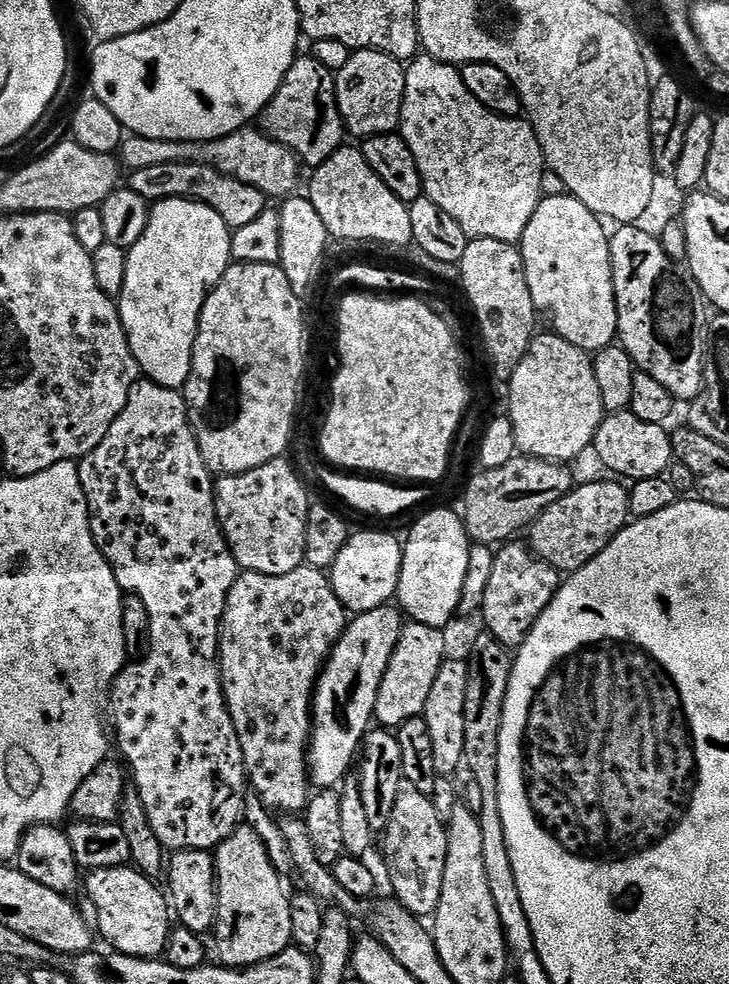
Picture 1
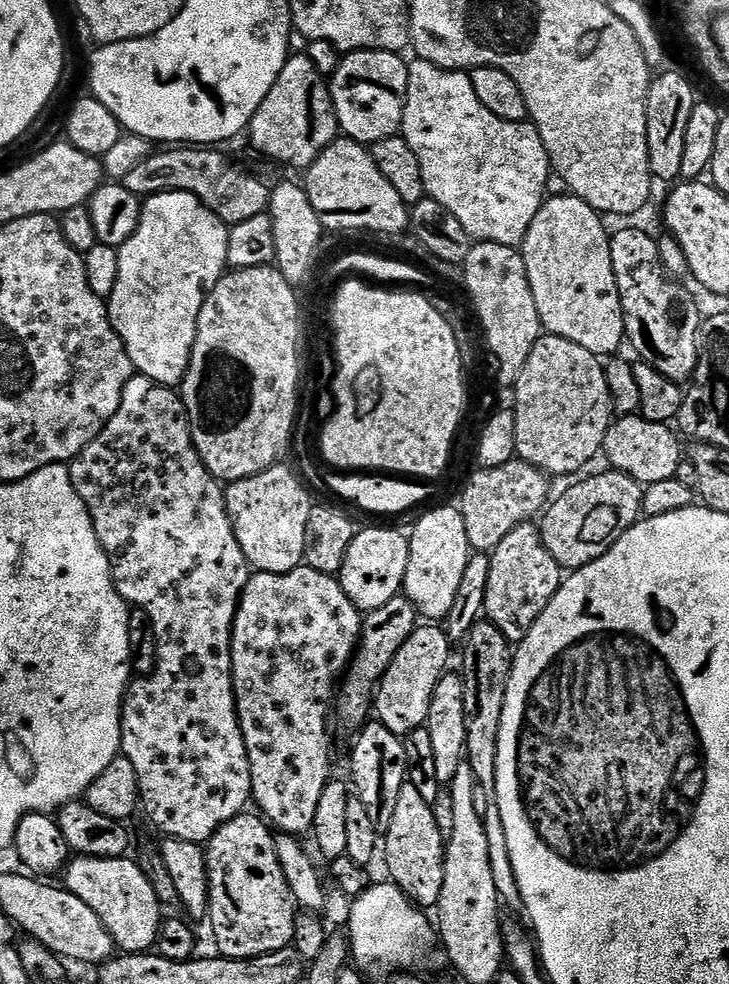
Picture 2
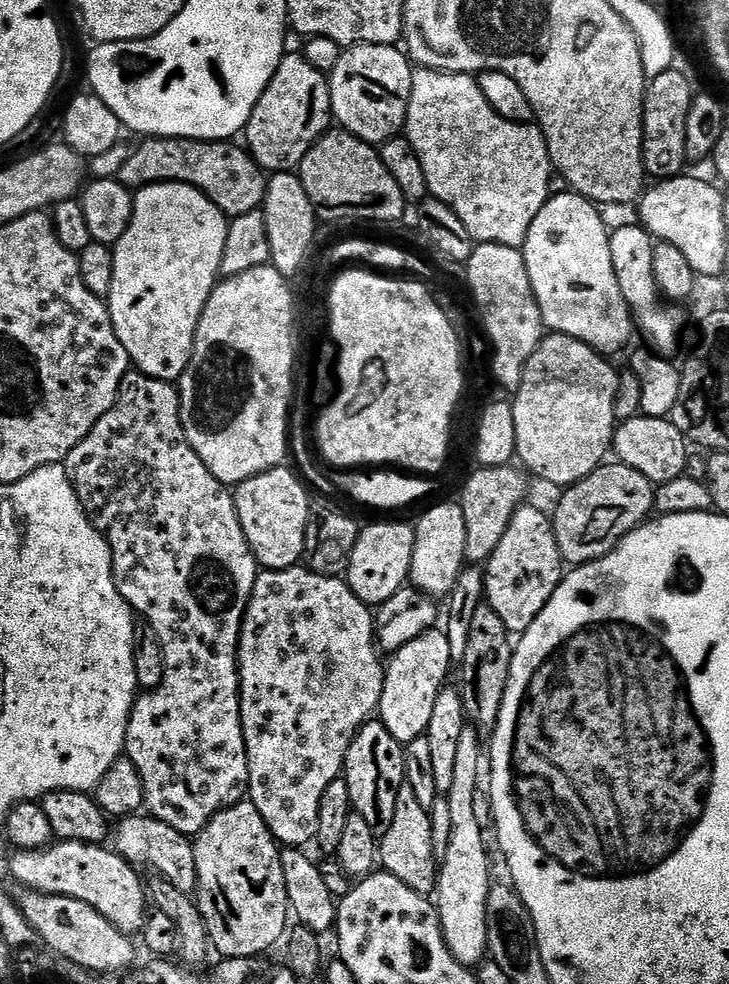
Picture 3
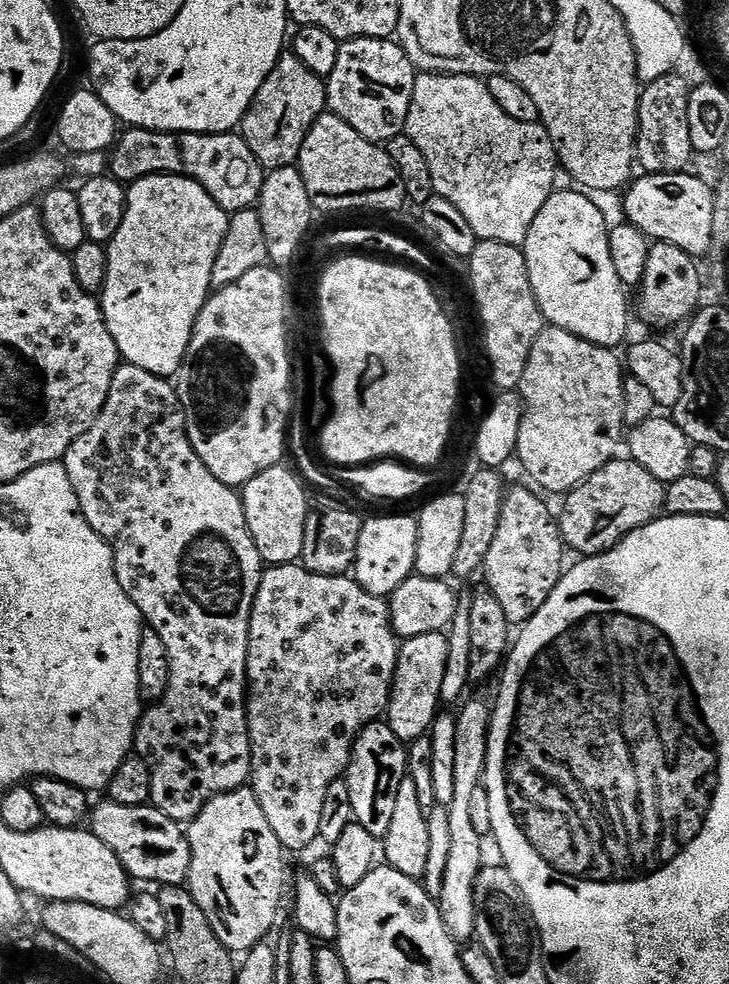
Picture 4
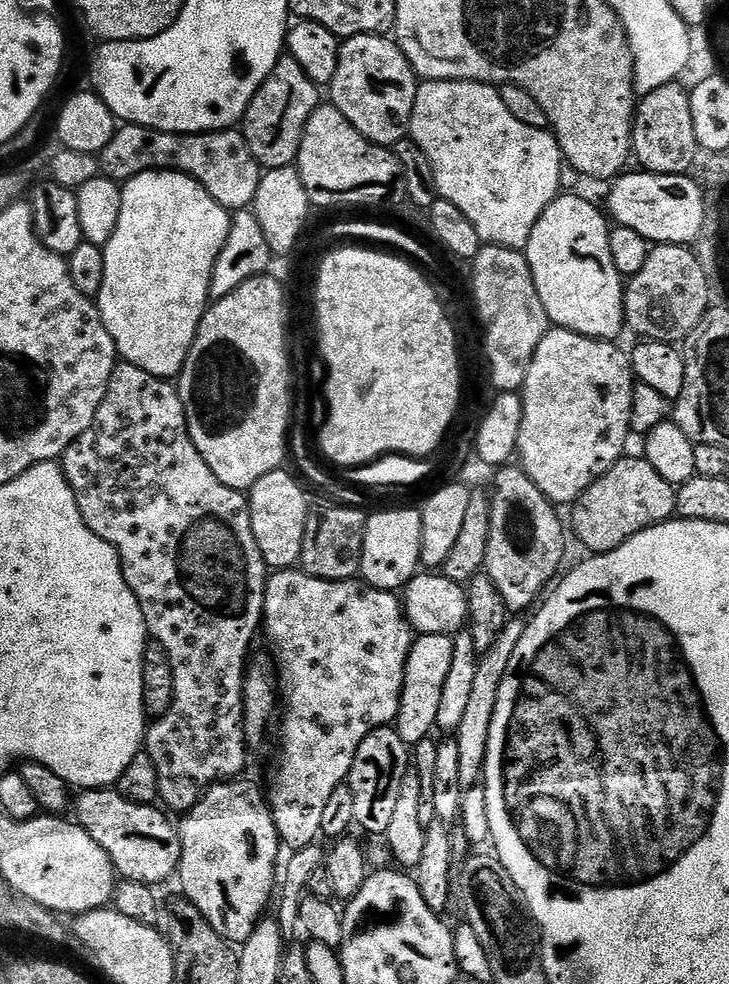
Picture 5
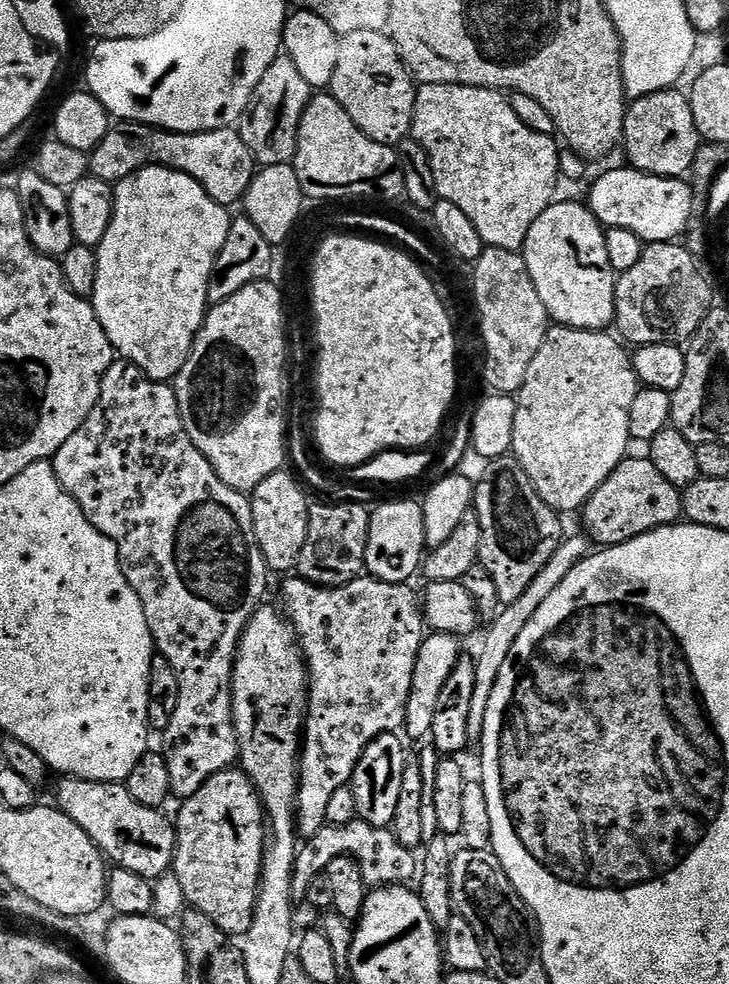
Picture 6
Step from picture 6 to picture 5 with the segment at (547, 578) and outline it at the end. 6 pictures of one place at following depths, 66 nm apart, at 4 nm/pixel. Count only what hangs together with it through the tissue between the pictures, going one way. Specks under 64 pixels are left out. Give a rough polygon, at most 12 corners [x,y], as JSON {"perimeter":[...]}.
{"perimeter":[[509,619],[478,659],[458,722],[460,785],[481,779],[498,686],[522,642],[525,621]]}

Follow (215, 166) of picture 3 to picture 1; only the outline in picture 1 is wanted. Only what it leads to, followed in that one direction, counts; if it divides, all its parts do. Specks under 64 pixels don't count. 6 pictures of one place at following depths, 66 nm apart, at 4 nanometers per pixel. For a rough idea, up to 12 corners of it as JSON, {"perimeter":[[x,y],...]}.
{"perimeter":[[166,162],[131,173],[150,202],[197,200],[235,230],[269,197],[208,164]]}

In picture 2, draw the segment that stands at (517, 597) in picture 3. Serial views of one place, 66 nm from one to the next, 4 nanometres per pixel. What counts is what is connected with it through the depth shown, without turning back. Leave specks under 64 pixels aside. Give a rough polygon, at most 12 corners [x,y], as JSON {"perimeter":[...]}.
{"perimeter":[[535,523],[490,554],[483,615],[519,645],[562,569]]}

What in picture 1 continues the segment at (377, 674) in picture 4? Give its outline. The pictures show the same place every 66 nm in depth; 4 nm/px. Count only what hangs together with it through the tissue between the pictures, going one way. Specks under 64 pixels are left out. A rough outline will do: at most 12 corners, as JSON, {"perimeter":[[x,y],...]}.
{"perimeter":[[321,569],[241,571],[220,677],[251,791],[308,807],[312,693],[346,627]]}

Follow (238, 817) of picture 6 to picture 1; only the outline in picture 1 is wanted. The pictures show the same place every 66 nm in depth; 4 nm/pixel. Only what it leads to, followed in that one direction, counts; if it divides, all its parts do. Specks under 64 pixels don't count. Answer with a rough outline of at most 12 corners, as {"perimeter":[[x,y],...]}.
{"perimeter":[[250,830],[214,849],[226,968],[292,944],[290,892]]}

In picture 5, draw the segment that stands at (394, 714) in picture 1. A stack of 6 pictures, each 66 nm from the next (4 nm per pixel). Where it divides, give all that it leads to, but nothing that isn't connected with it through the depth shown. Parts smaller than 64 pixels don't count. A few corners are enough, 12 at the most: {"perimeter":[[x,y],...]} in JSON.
{"perimeter":[[417,635],[406,658],[396,733],[410,746],[436,728],[452,636]]}

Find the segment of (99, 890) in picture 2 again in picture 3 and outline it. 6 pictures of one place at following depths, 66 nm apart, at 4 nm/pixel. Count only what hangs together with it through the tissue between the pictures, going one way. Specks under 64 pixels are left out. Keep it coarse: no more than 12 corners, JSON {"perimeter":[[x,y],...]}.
{"perimeter":[[61,840],[17,851],[25,889],[94,906],[129,938],[150,897],[111,847]]}

